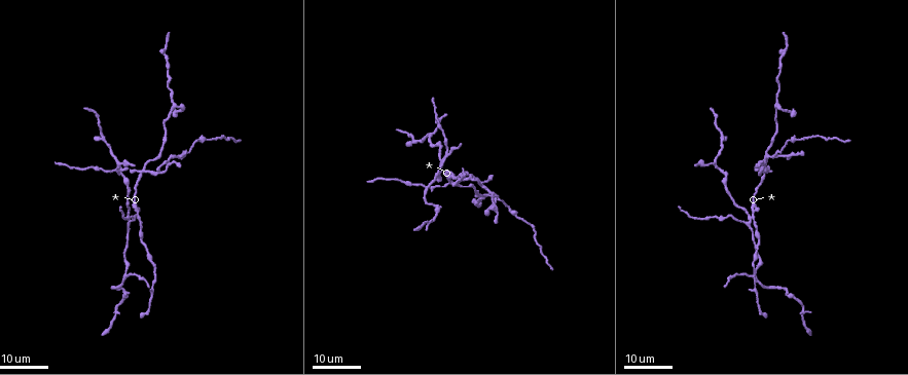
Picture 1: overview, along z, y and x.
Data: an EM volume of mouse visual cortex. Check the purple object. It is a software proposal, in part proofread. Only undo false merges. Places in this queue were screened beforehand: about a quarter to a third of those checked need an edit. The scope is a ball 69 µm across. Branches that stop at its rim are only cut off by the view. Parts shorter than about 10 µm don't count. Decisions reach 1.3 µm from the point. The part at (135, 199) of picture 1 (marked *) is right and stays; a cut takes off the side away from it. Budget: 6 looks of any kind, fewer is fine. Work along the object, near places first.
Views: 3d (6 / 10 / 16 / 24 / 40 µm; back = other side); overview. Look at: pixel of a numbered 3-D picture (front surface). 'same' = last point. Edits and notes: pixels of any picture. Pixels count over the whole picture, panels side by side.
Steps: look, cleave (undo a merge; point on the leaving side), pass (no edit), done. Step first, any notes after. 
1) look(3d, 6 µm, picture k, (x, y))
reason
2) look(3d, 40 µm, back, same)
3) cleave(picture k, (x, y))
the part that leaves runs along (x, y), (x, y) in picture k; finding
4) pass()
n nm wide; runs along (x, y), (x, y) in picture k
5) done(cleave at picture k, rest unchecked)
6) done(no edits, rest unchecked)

look(3d, 16 µm, picture 1, (748, 219))
a fork

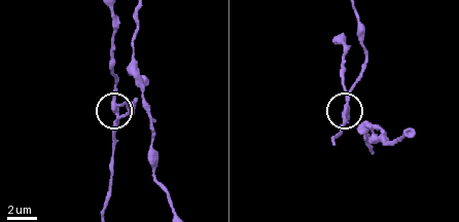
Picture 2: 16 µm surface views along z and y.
look(3d, 10 µm, picture 2, (116, 114))

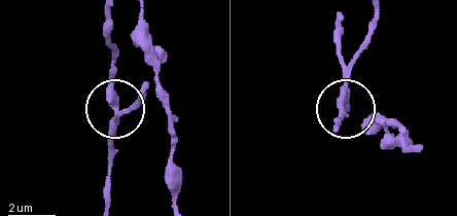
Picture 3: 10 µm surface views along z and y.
pass()
320 nm wide; runs along (143, 11), (154, 86), (115, 106), (113, 47) in picture 3; all the same cell

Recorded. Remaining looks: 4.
look(3d, 24 µm, picture 1, (142, 173))
four or more arms meet

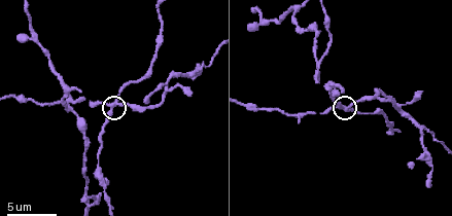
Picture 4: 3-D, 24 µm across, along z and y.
look(3d, 10 µm, picture 4, (344, 109))

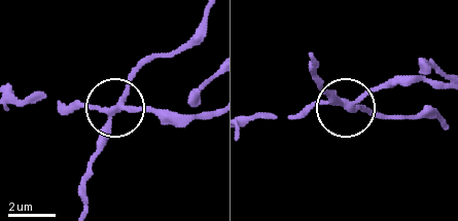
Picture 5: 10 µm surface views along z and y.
cleave(picture 5, (78, 106))
the part that leaves runs along (117, 111), (139, 108), (180, 113), (210, 84) in picture 5; a second cell is stuck on

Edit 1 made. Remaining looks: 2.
done(cleave at picture 5, rest unchecked)

